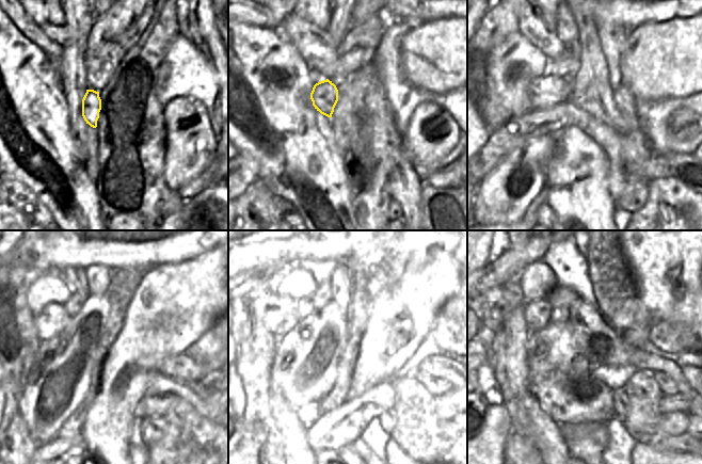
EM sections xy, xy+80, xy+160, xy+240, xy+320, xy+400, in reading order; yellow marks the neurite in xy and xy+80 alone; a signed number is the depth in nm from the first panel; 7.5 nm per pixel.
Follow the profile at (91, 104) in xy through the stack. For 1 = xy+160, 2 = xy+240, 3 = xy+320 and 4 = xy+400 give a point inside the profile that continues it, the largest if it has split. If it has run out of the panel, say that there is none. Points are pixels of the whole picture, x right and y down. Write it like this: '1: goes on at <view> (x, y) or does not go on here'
1: goes on at xy+160 (547, 91)
2: goes on at xy+240 (51, 321)
3: goes on at xy+320 (267, 313)
4: goes on at xy+400 (492, 306)

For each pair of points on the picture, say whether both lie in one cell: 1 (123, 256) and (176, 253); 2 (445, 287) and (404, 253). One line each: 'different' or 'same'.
1: same
2: different

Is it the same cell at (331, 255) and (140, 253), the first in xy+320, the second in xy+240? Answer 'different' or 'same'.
same

